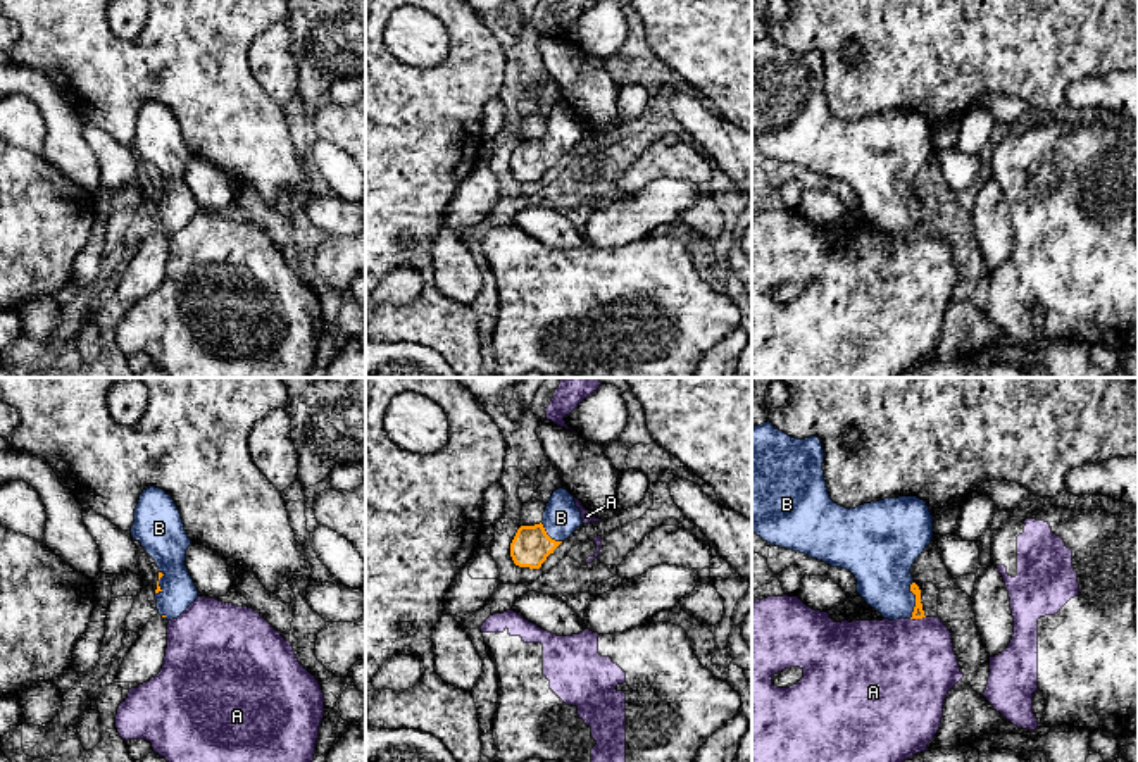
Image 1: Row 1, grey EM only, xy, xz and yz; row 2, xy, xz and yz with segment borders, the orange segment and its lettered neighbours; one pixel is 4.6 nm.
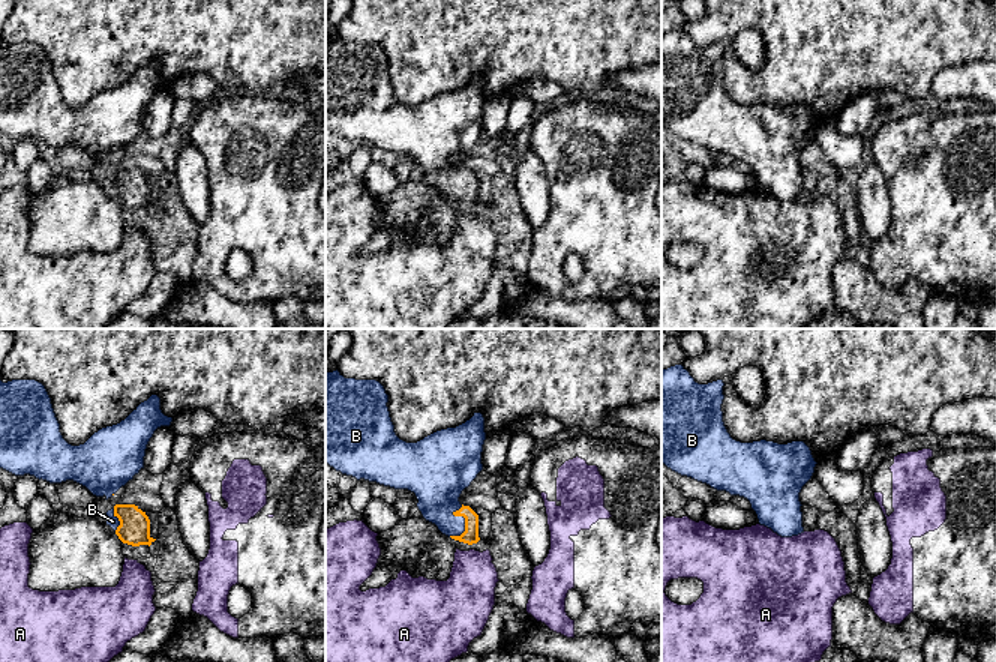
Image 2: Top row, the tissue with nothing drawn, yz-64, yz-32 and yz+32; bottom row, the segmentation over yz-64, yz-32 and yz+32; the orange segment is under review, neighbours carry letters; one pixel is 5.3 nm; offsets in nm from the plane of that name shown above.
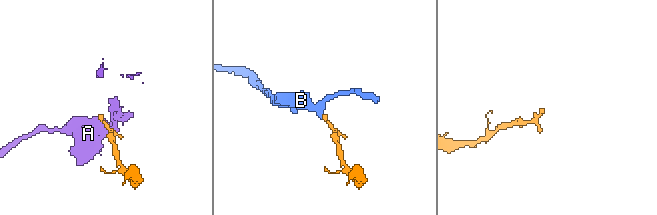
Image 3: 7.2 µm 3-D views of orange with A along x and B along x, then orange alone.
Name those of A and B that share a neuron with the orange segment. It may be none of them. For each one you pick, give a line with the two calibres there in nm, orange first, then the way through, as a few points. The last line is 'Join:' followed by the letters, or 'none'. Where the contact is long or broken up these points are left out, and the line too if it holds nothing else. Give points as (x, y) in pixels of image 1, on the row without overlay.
B: 50 nm thick on the orange side, 280 nm on the other; runs through yz (918, 226), (916, 214), (885, 183), (881, 173)
Join: B

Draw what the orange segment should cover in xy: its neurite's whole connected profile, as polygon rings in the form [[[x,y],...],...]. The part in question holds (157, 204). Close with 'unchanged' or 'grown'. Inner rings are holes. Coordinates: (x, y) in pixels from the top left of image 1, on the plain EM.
[[[155,100],[143,103],[134,122],[131,150],[159,181],[159,228],[167,234],[178,233],[198,212],[198,203],[184,179],[191,153],[171,109]]] | grown

